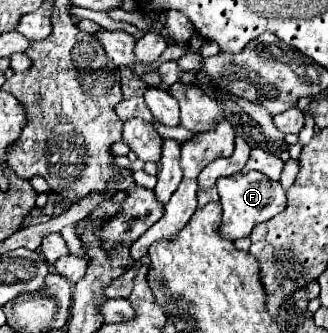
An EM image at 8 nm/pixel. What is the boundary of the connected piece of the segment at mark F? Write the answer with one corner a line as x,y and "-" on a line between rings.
247,172
247,174
233,174
229,178
219,178
217,192
221,198
221,208
223,208
221,234
229,240
247,238
255,224
271,220
275,214
279,214
287,206
285,190
281,188
281,184
269,180
261,172

